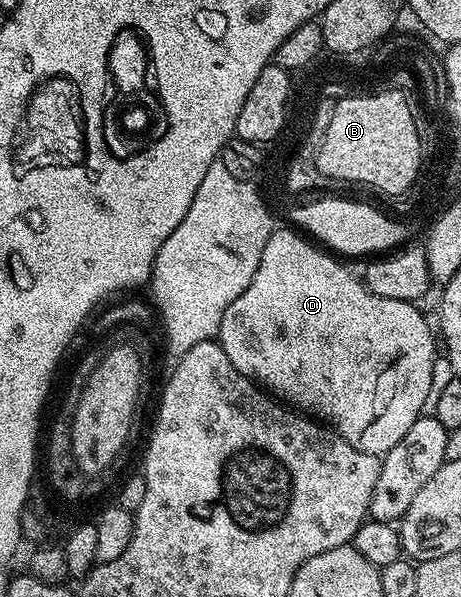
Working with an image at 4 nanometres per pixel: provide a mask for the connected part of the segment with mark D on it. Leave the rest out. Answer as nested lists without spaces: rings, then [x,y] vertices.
[[[289,226],[271,230],[268,245],[264,245],[264,253],[260,253],[260,265],[244,293],[224,309],[224,317],[220,321],[220,329],[216,336],[221,343],[224,353],[228,353],[228,361],[240,369],[249,379],[254,380],[259,387],[265,389],[271,396],[277,397],[283,404],[289,405],[293,410],[323,424],[329,425],[337,431],[338,436],[352,449],[360,449],[364,453],[383,456],[389,453],[400,441],[404,441],[404,433],[412,429],[417,419],[423,418],[424,401],[432,385],[432,369],[436,358],[434,351],[434,335],[426,324],[426,319],[417,311],[417,306],[408,301],[392,301],[392,297],[376,297],[366,287],[361,278],[358,279],[342,263],[337,263],[333,254],[327,253],[321,246],[315,245],[305,234],[291,229]]]

